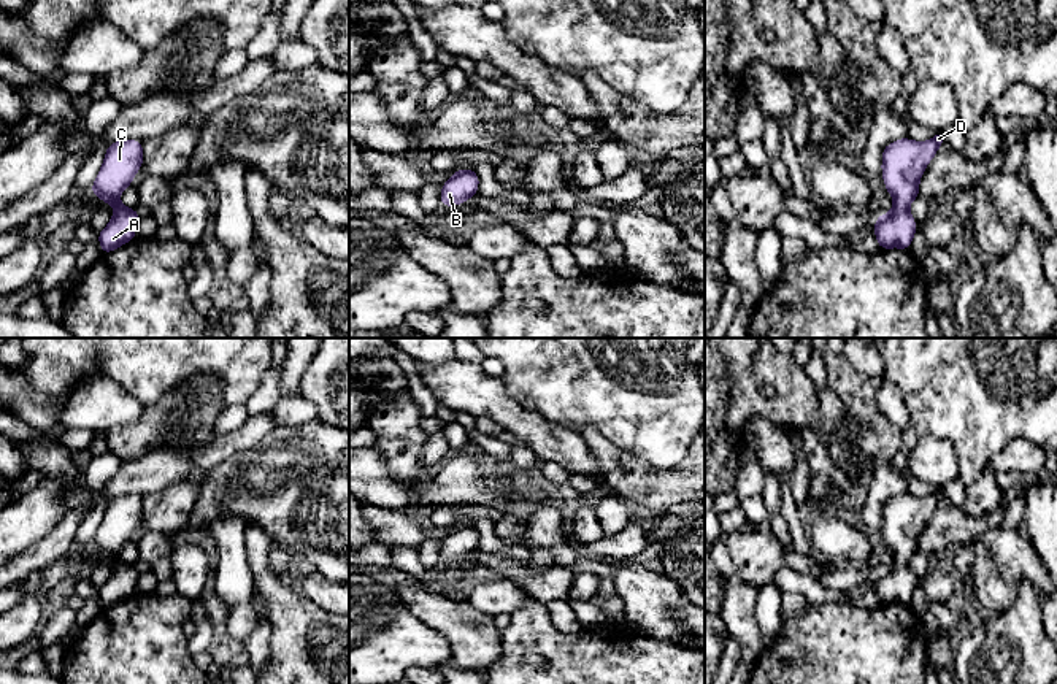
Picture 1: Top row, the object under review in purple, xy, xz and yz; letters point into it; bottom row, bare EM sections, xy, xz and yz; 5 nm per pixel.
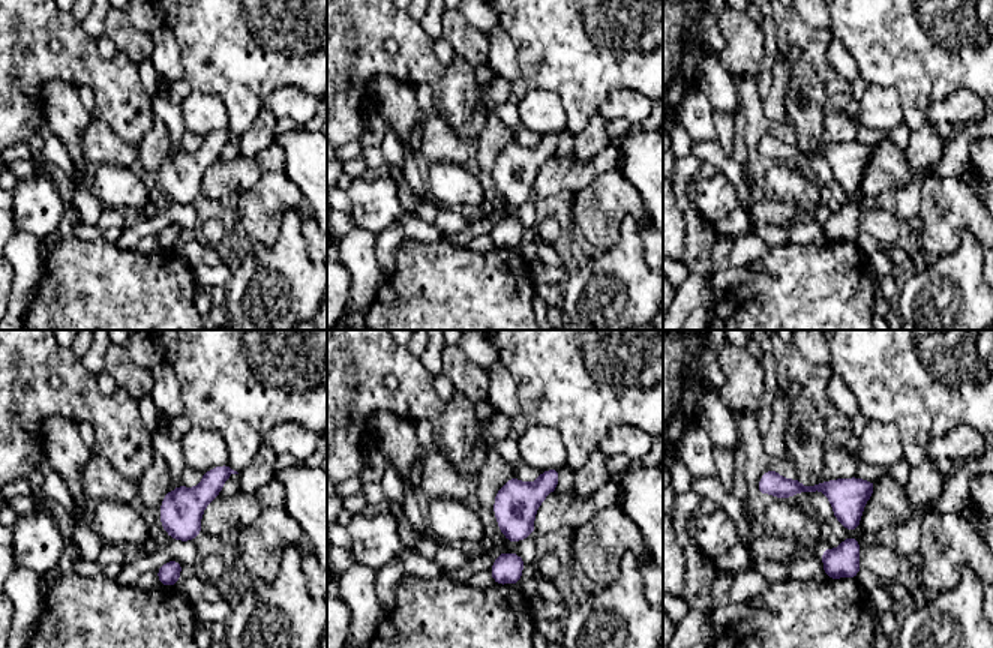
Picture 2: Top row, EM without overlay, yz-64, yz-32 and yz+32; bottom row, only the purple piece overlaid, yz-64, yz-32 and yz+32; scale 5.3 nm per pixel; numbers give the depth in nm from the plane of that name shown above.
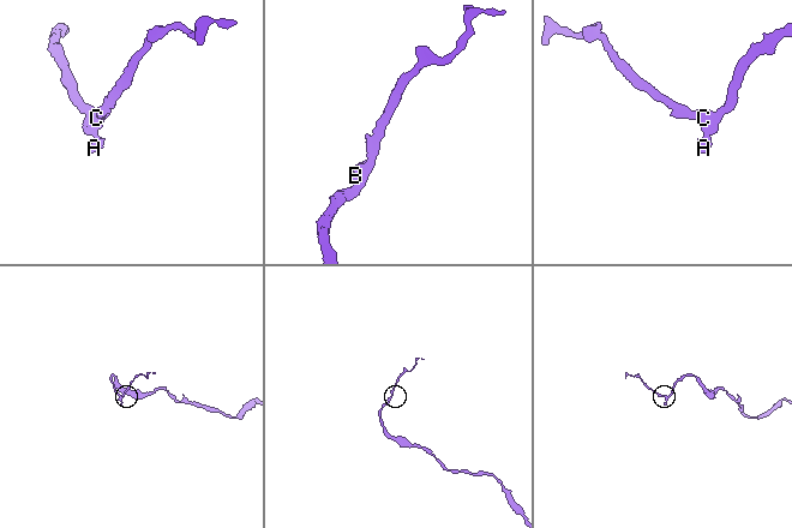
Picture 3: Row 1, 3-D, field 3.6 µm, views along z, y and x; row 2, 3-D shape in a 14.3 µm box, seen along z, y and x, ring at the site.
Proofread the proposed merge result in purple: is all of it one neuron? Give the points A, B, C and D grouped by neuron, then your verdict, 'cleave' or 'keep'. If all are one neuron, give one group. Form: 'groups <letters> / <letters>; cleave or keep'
groups A B C D; keep

